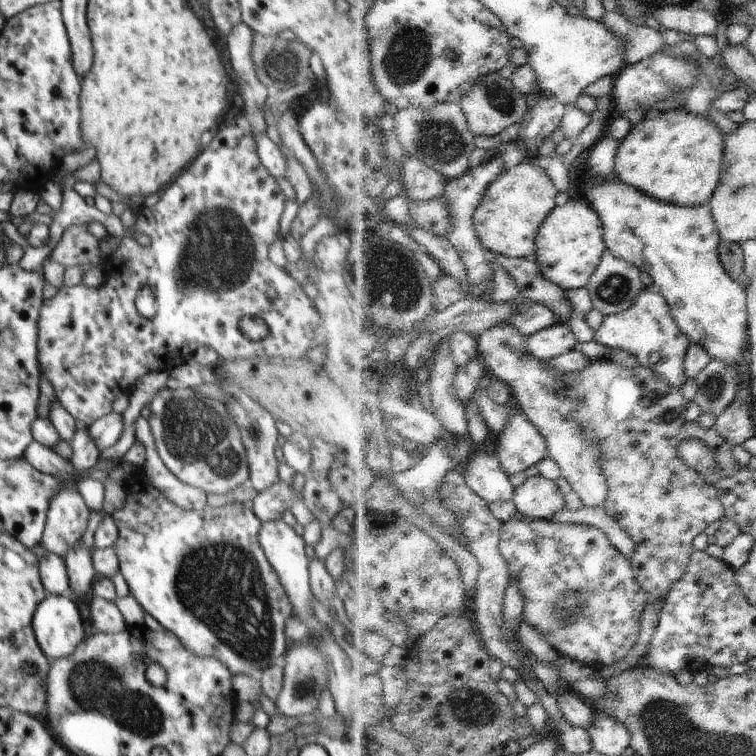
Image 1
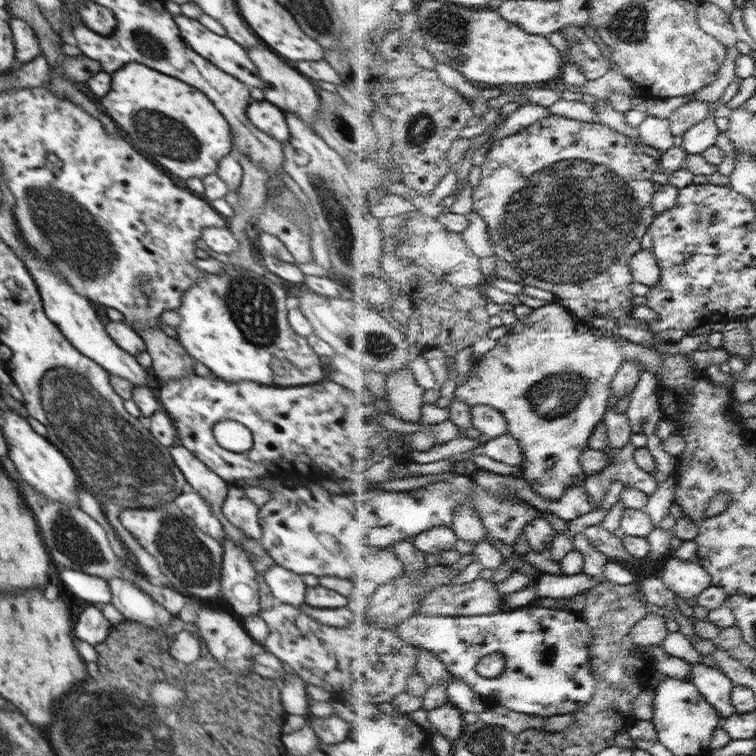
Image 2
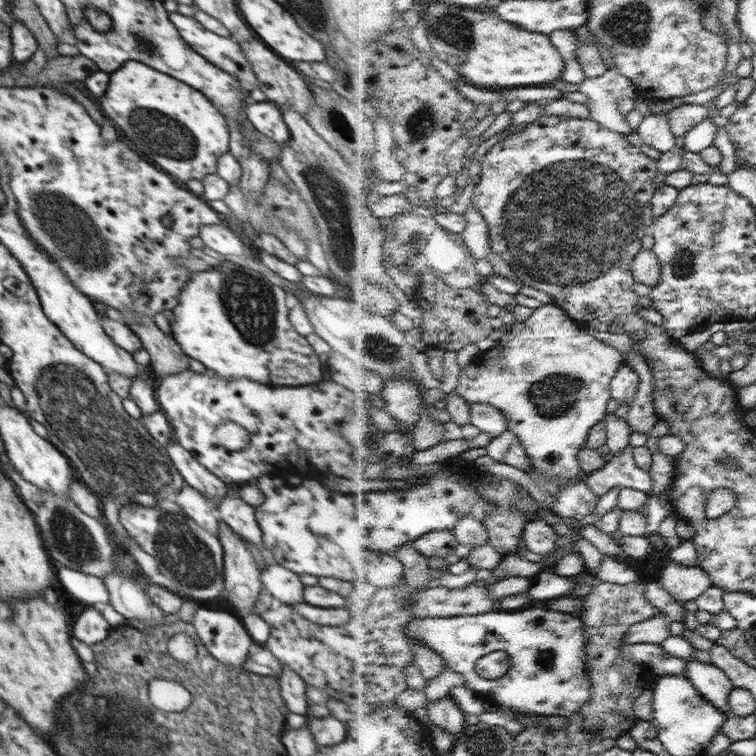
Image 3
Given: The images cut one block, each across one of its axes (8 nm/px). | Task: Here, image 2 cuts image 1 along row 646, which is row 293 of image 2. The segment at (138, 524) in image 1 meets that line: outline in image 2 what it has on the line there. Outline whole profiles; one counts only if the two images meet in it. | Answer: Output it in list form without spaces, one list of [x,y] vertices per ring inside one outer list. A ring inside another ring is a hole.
[[[225,264],[225,271],[220,275],[207,273],[201,280],[199,280],[194,286],[191,286],[182,295],[182,304],[176,309],[178,314],[182,316],[180,324],[176,326],[178,332],[179,341],[182,342],[182,346],[188,350],[190,356],[194,356],[198,362],[202,362],[204,366],[207,366],[213,375],[226,382],[242,382],[243,380],[249,380],[250,382],[256,382],[258,384],[266,384],[266,386],[294,386],[302,384],[312,384],[312,382],[320,382],[324,378],[324,374],[330,374],[326,378],[333,378],[333,374],[328,368],[328,364],[325,360],[318,356],[318,354],[308,345],[306,337],[302,337],[294,332],[290,323],[288,323],[286,309],[286,297],[289,294],[288,291],[282,289],[282,286],[277,286],[274,282],[268,278],[259,270],[248,270],[247,268],[240,268],[233,264]]]

